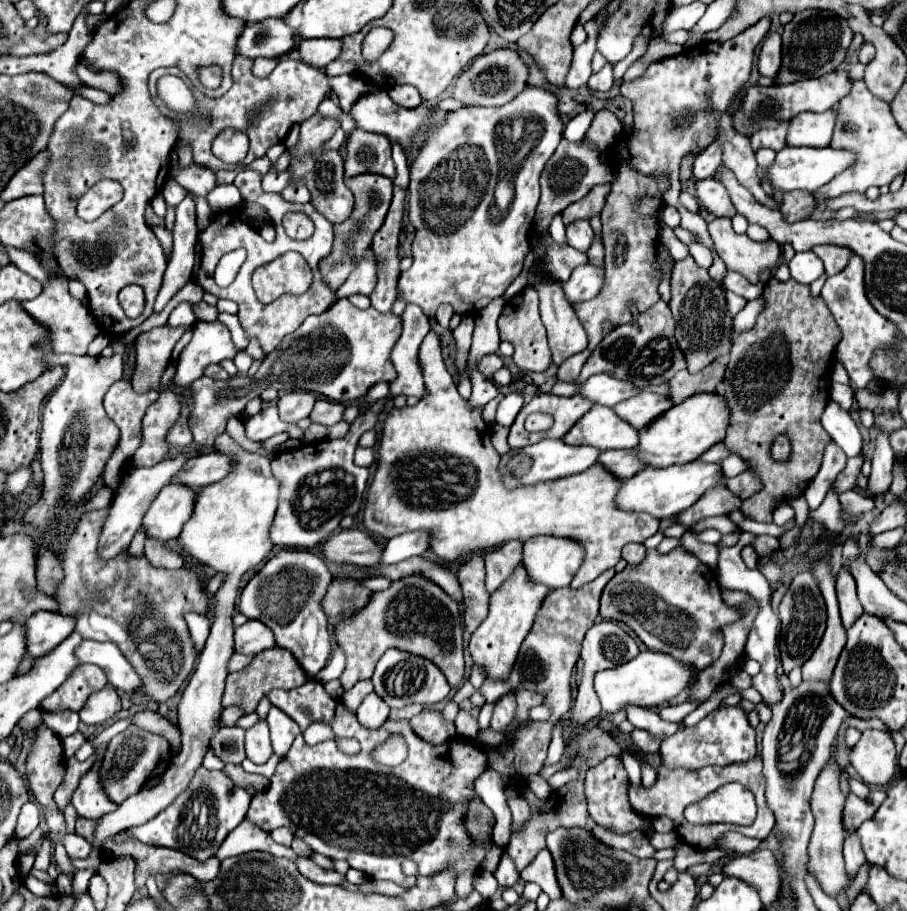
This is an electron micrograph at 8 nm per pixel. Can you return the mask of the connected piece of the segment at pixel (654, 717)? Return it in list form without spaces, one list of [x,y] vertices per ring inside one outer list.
[[[627,705],[625,713],[627,713],[627,719],[637,729],[645,729],[645,731],[649,731],[653,735],[659,735],[659,737],[667,737],[667,735],[671,735],[679,729],[677,723],[667,723],[655,711],[639,707],[639,705]]]

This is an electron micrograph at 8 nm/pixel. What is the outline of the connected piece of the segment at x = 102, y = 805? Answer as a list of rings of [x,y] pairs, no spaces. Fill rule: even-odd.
[[[105,747],[97,749],[97,753],[99,753],[99,761],[93,765],[93,769],[87,775],[83,775],[75,795],[71,799],[71,805],[75,807],[77,815],[85,817],[85,819],[99,819],[101,815],[105,815],[117,807],[115,803],[109,803],[109,799],[105,799],[105,793],[101,791],[101,785],[97,783],[97,765],[101,763]]]

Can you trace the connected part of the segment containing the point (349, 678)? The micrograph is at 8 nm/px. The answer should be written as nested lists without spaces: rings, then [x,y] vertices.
[[[417,575],[391,583],[387,591],[373,593],[369,607],[365,607],[365,611],[361,611],[357,619],[349,619],[349,623],[339,623],[335,627],[335,637],[337,645],[345,651],[347,657],[345,671],[339,677],[345,691],[349,691],[349,687],[353,687],[357,681],[369,679],[379,657],[389,647],[397,647],[413,655],[431,659],[445,673],[451,687],[459,685],[463,679],[465,659],[459,605],[453,603],[453,599],[445,595],[445,591],[439,591],[437,585],[427,583],[427,579],[421,579]]]

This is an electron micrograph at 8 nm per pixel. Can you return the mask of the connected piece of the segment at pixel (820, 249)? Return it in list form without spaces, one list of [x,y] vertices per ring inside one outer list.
[[[815,245],[813,253],[825,263],[827,275],[837,275],[849,259],[849,249],[839,245]]]

